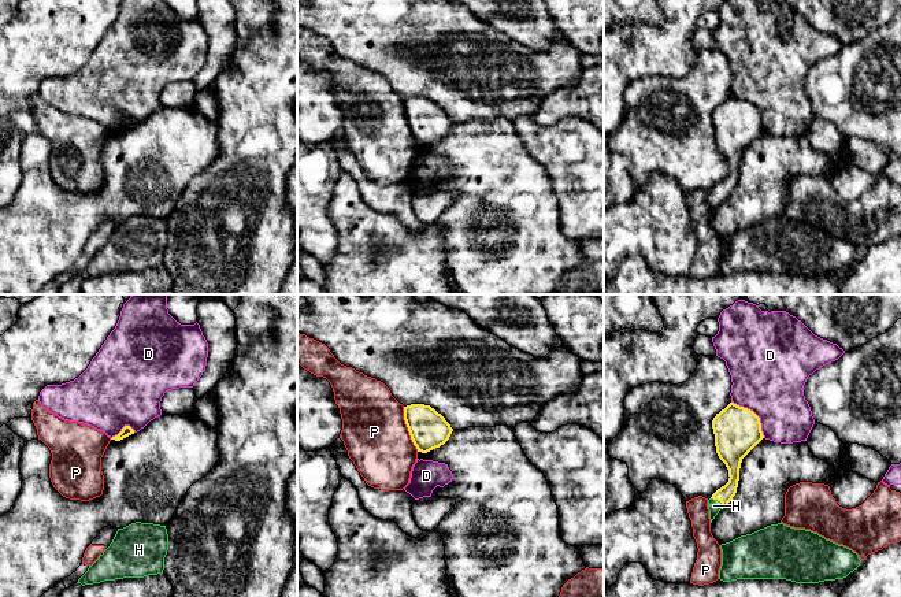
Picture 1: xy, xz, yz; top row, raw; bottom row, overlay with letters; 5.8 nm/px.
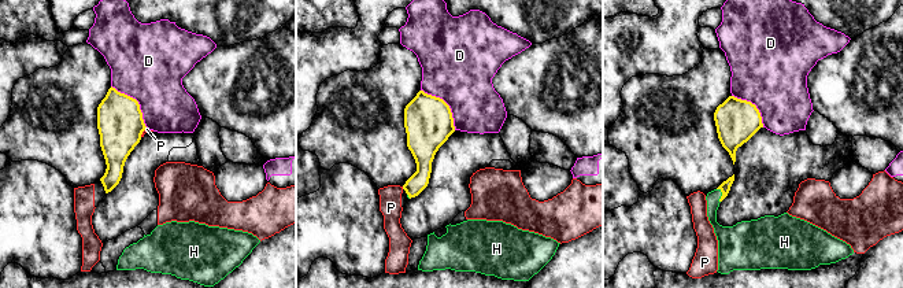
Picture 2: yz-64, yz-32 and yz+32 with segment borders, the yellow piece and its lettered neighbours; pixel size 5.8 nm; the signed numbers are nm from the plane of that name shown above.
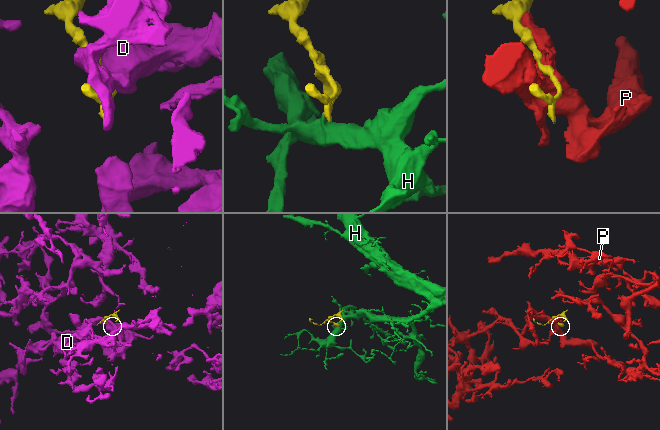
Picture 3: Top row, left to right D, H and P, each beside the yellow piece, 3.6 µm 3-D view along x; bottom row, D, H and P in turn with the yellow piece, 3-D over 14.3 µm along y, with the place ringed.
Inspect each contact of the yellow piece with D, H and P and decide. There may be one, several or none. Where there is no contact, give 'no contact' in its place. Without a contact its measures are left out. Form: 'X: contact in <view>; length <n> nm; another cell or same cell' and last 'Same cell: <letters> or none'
D: contact in yz; length 300 nm; another cell
H: contact in yz; length 100 nm; same cell
P: contact in xz; length 280 nm; another cell
Same cell: H

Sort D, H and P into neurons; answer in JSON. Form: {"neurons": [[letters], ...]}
{"neurons": [["D"], ["H"], ["P"]]}

